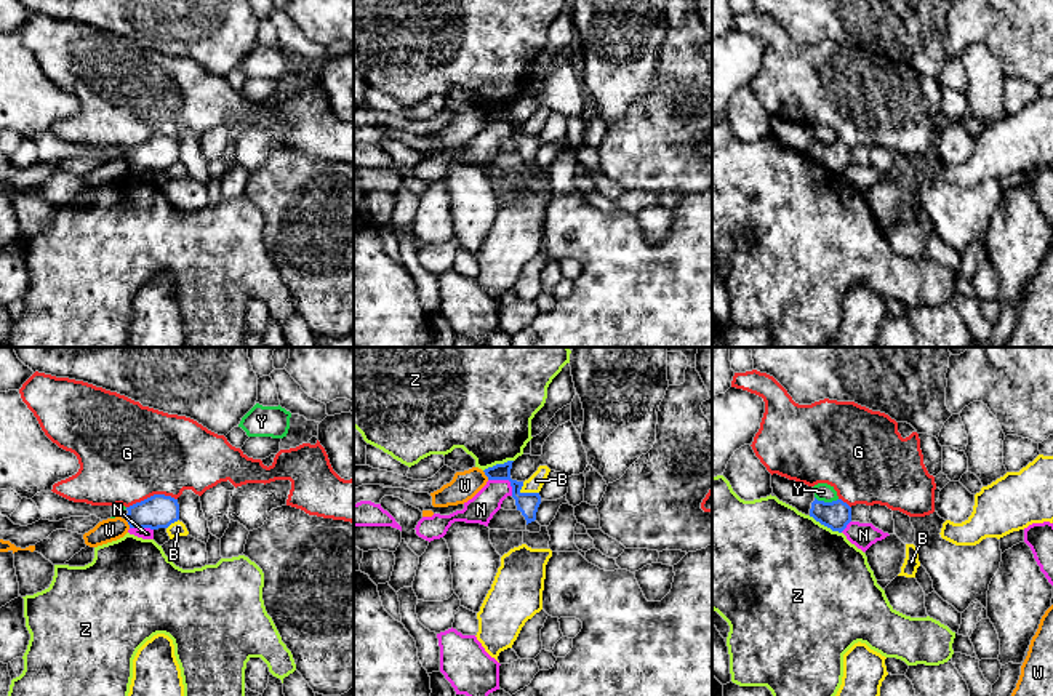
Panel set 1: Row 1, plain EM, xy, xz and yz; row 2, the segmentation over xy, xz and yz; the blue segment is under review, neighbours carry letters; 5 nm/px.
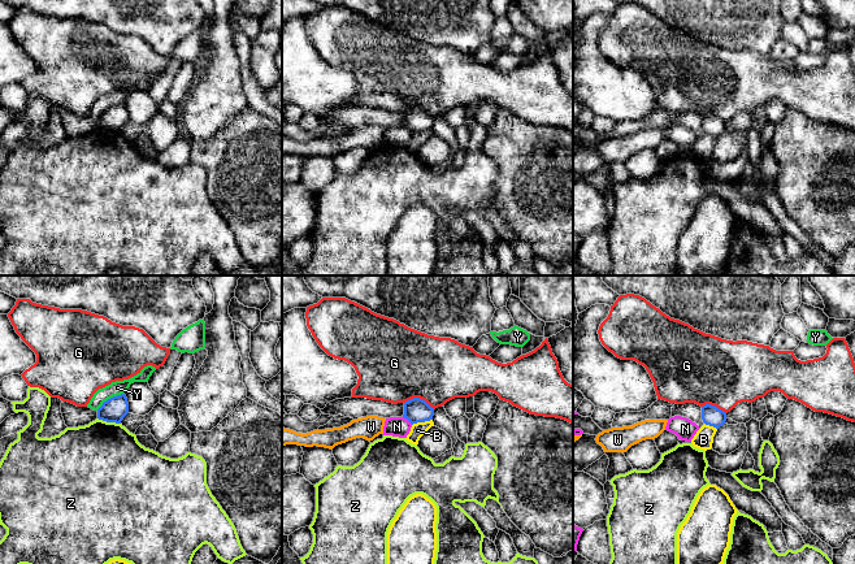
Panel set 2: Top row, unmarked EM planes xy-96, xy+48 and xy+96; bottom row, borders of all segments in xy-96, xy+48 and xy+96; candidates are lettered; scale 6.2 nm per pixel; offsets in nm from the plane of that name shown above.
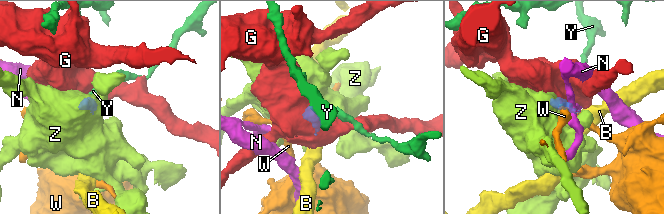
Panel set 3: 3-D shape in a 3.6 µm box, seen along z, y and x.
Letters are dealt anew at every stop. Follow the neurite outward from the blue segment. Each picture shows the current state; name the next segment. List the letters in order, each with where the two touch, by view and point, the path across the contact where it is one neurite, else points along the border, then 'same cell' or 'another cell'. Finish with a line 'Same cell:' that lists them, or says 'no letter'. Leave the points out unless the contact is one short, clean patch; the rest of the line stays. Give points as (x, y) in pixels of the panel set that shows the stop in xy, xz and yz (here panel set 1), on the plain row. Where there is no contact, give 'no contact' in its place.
B: contact xz (525, 135); border xz (522, 124), (522, 133), (538, 135); another cell
G: contact xy (151, 138); border xy (176, 140), (152, 136), (127, 149); another cell
N: contact xz (506, 120); border xz (488, 120), (506, 120), (512, 136); another cell
W: contact xy (128, 165); border xy (125, 160), (130, 168); another cell
Y: contact yz (826, 144); border yz (815, 138), (824, 143), (837, 141); another cell
Z: contact yz (824, 167); border yz (808, 157), (840, 175); another cell
Same cell: no letter

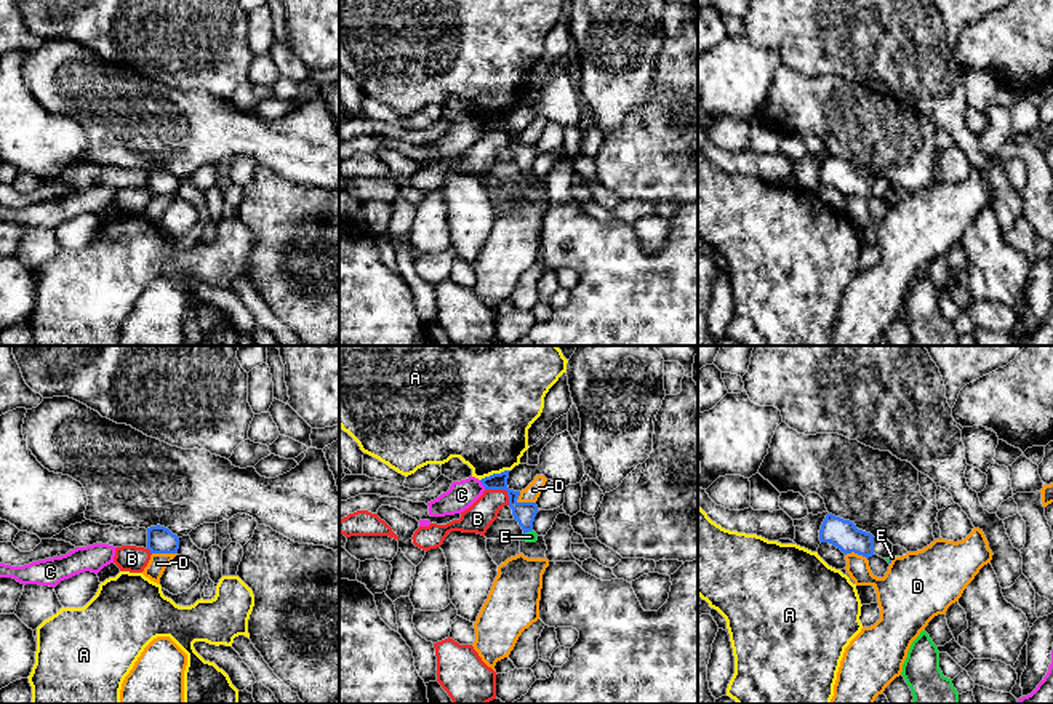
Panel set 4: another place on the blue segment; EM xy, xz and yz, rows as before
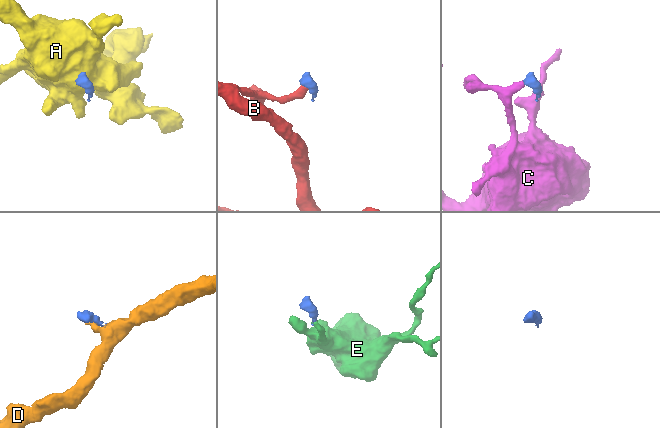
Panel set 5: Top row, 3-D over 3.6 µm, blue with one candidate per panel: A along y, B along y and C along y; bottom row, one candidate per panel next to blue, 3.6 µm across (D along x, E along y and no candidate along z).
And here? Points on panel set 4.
A: contact xz (495, 116); border xz (509, 111), (485, 117), (480, 122); another cell
B: contact xz (503, 130); border xz (485, 130), (503, 130), (509, 146); another cell
C: contact xz (482, 125); border xz (479, 122), (485, 130); another cell
D: contact xz (522, 144); border xz (519, 133), (519, 143), (535, 144); another cell
E: contact xz (527, 173); way xz (524, 154), (527, 173), (530, 178); same cell
Same cell: E

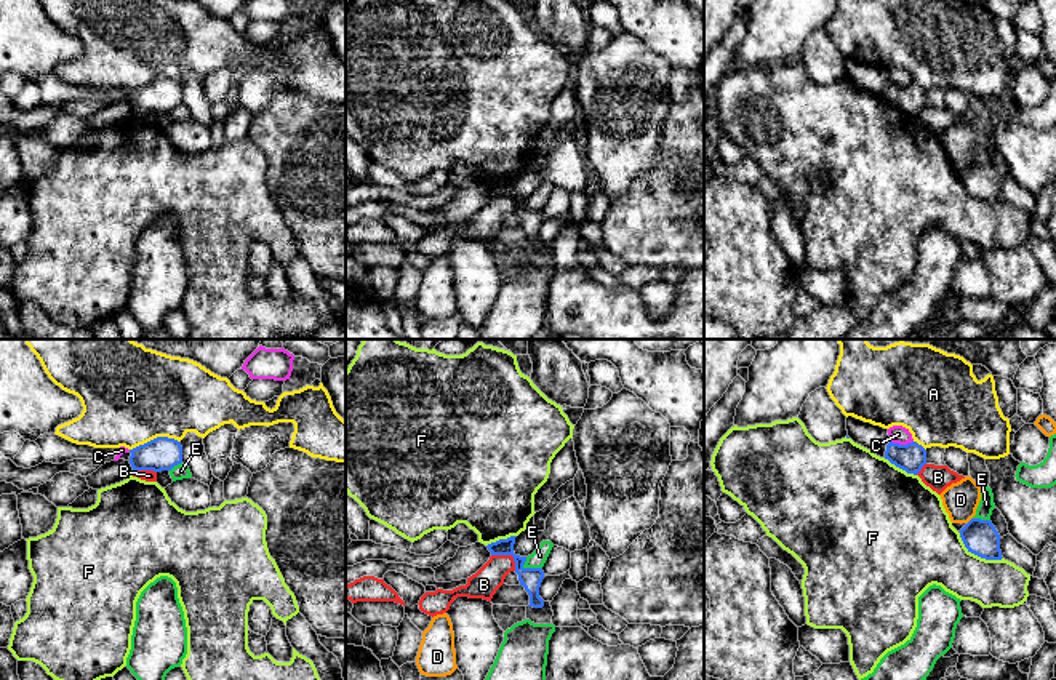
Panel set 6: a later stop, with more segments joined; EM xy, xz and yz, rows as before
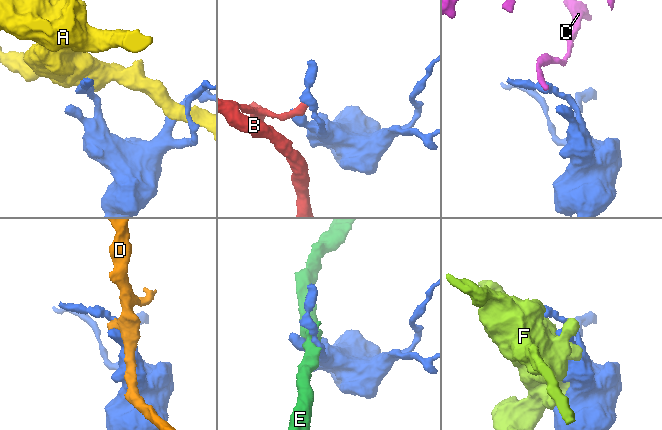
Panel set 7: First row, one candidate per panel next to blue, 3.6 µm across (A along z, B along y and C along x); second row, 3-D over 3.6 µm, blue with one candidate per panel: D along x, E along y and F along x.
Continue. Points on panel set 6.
A: contact xy (154, 80); border xy (180, 82), (156, 79), (130, 92); another cell
B: contact xz (509, 196); border xz (492, 196), (509, 196), (516, 212); another cell
C: contact yz (901, 87); border yz (890, 80), (900, 85), (912, 84); another cell
D: contact yz (970, 162); another cell
E: contact xz (528, 210); another cell
F: contact yz (978, 197); another cell
Same cell: no letter

